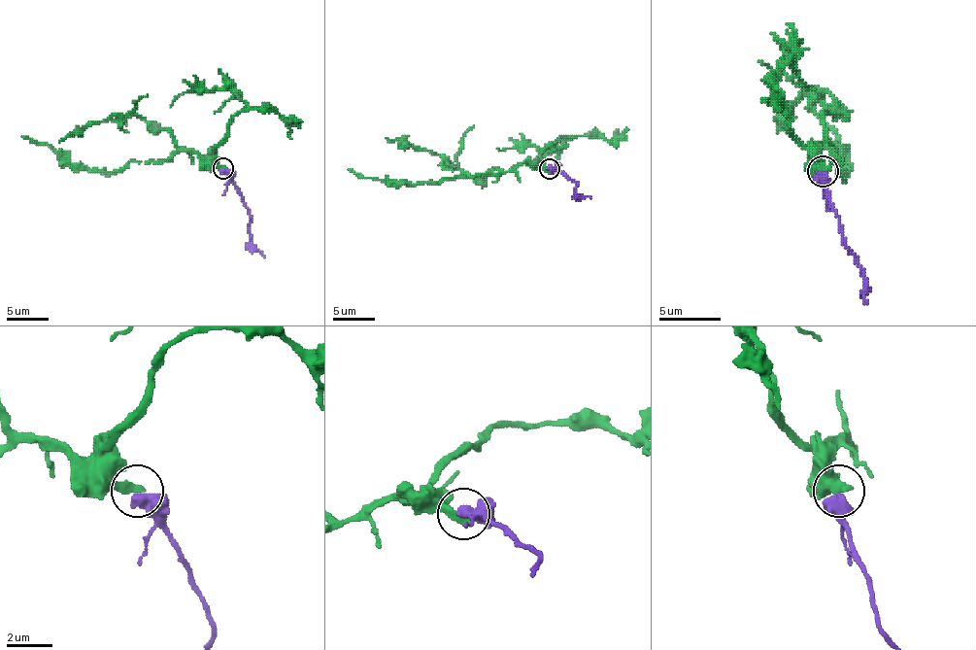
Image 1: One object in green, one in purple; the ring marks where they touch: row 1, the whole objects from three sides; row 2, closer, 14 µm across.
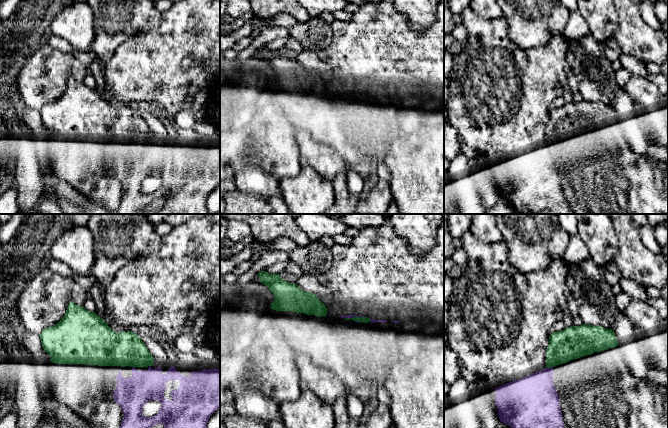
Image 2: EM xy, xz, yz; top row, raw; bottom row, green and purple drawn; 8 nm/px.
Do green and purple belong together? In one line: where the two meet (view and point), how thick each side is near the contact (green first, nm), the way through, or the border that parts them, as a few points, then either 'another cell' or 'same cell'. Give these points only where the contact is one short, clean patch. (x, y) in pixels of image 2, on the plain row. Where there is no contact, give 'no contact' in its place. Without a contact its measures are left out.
yz (549, 143) | 260/320 nm | another cell

